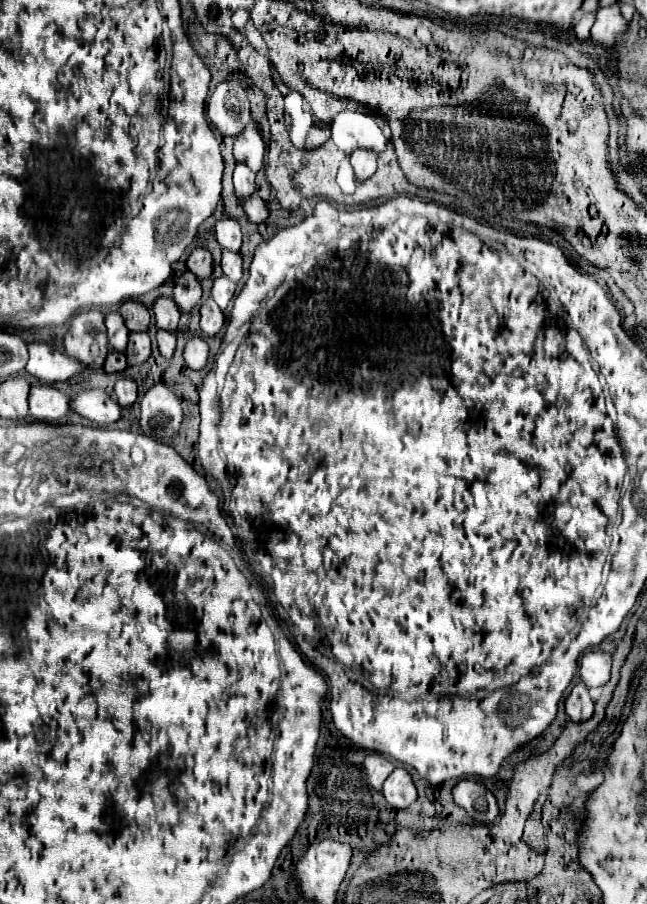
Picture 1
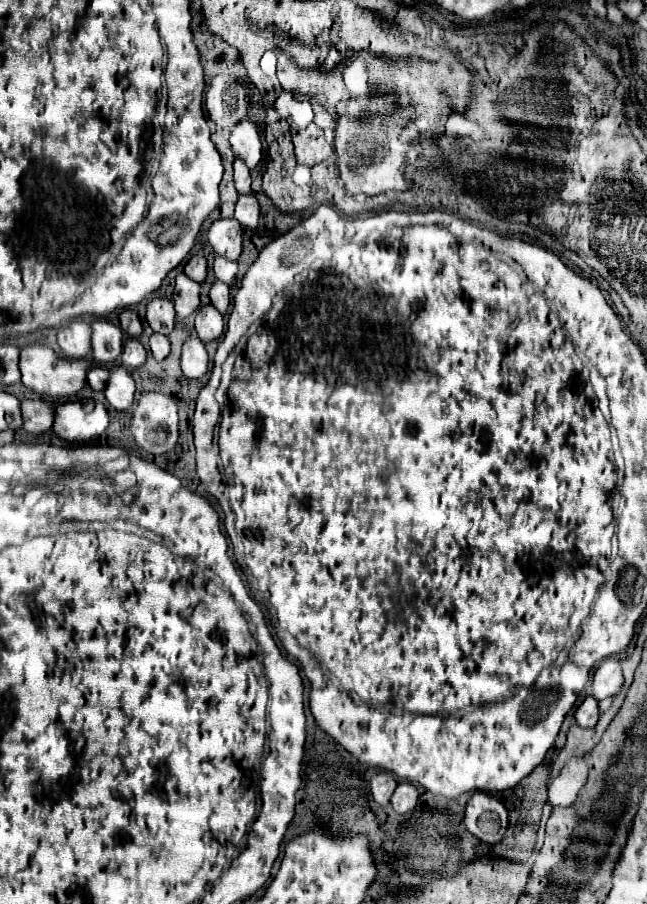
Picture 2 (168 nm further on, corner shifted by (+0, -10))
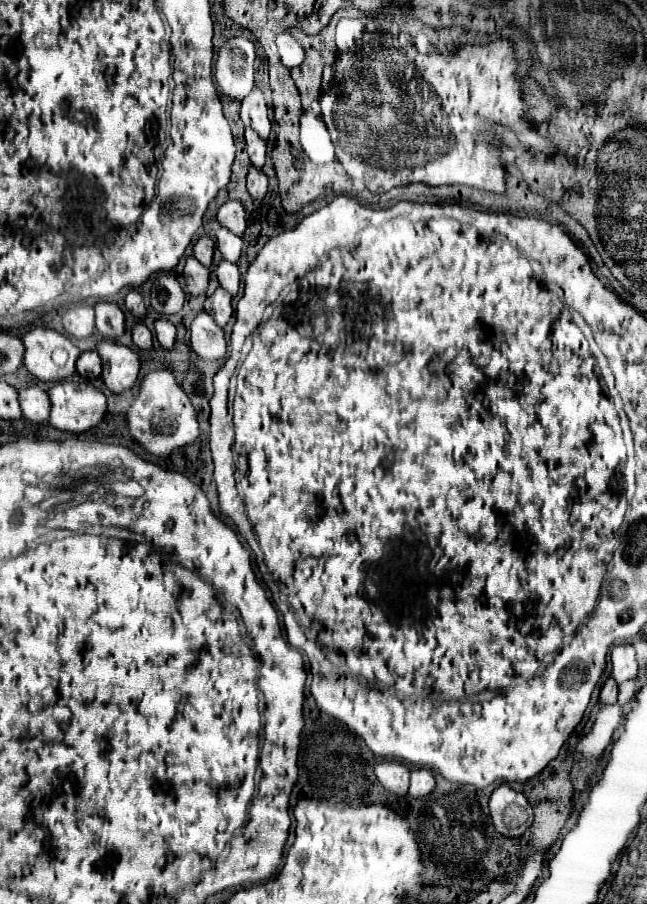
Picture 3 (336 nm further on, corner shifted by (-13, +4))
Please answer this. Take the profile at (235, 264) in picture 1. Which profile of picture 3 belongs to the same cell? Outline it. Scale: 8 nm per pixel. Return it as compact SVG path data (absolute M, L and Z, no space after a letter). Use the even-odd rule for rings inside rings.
M220 227L216 231L216 247L218 251L222 253L222 257L230 263L236 263L238 257L240 257L240 251L242 251L242 239L234 233L230 233L228 229Z

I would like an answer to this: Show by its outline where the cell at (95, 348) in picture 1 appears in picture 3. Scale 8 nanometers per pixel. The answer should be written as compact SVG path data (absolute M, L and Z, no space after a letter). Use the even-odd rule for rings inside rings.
M72 305L62 315L62 325L68 335L84 339L94 333L94 309L90 305Z

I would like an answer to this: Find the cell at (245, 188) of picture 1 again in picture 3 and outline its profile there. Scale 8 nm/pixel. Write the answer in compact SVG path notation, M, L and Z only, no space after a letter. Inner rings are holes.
M246 127L244 139L246 139L246 151L250 155L252 165L258 165L258 169L262 169L264 159L266 159L266 141L250 127Z

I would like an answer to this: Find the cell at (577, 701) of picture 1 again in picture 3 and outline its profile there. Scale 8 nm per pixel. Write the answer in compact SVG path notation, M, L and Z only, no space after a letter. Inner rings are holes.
M608 677L608 681L604 683L604 687L600 691L600 701L602 703L616 703L616 699L618 699L618 685L612 677Z

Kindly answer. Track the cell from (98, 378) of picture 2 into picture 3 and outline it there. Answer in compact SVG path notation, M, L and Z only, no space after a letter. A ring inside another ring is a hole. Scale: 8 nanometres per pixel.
M86 351L78 357L76 361L76 373L84 379L96 379L102 373L102 365L100 365L100 357L94 351Z

